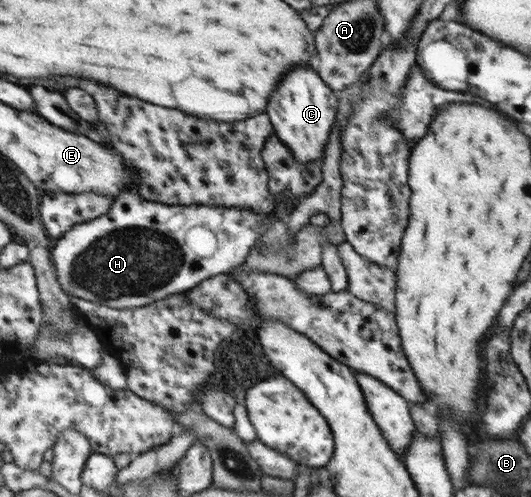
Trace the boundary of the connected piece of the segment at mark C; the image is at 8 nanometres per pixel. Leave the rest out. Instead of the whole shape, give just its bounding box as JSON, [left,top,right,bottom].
[268,66,338,164]

